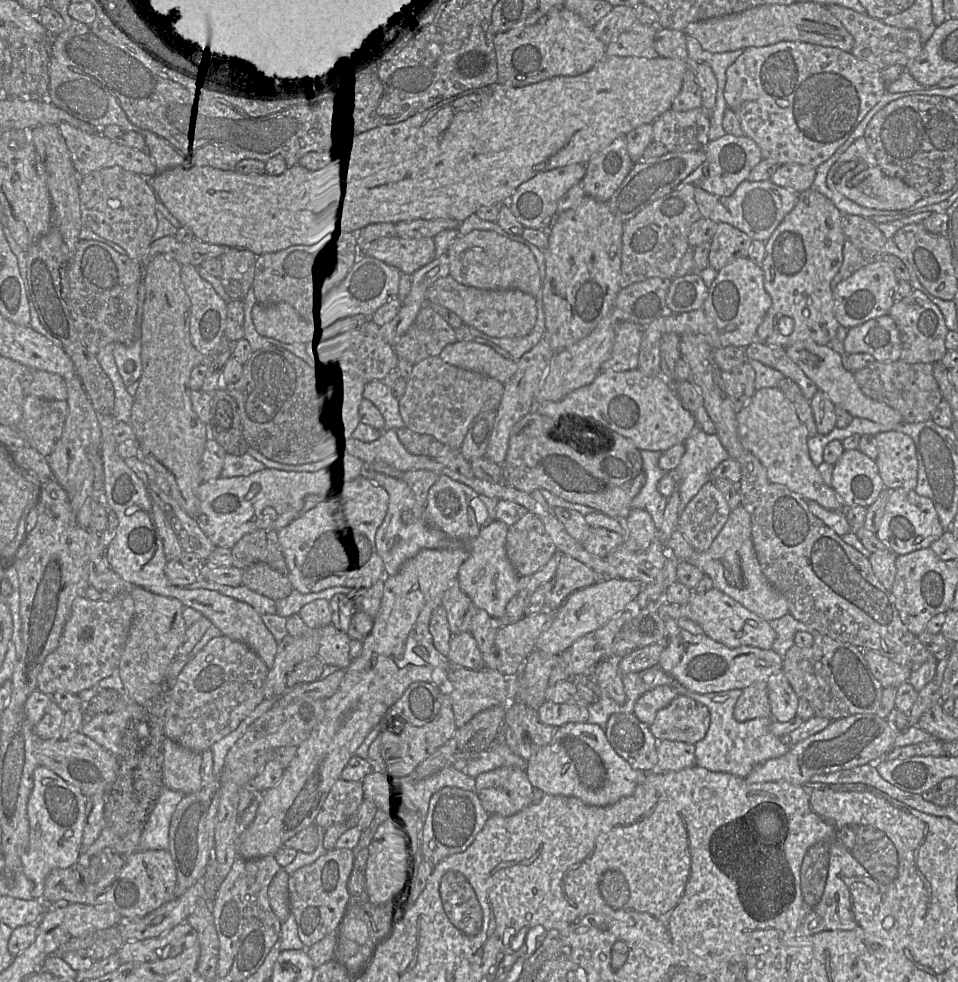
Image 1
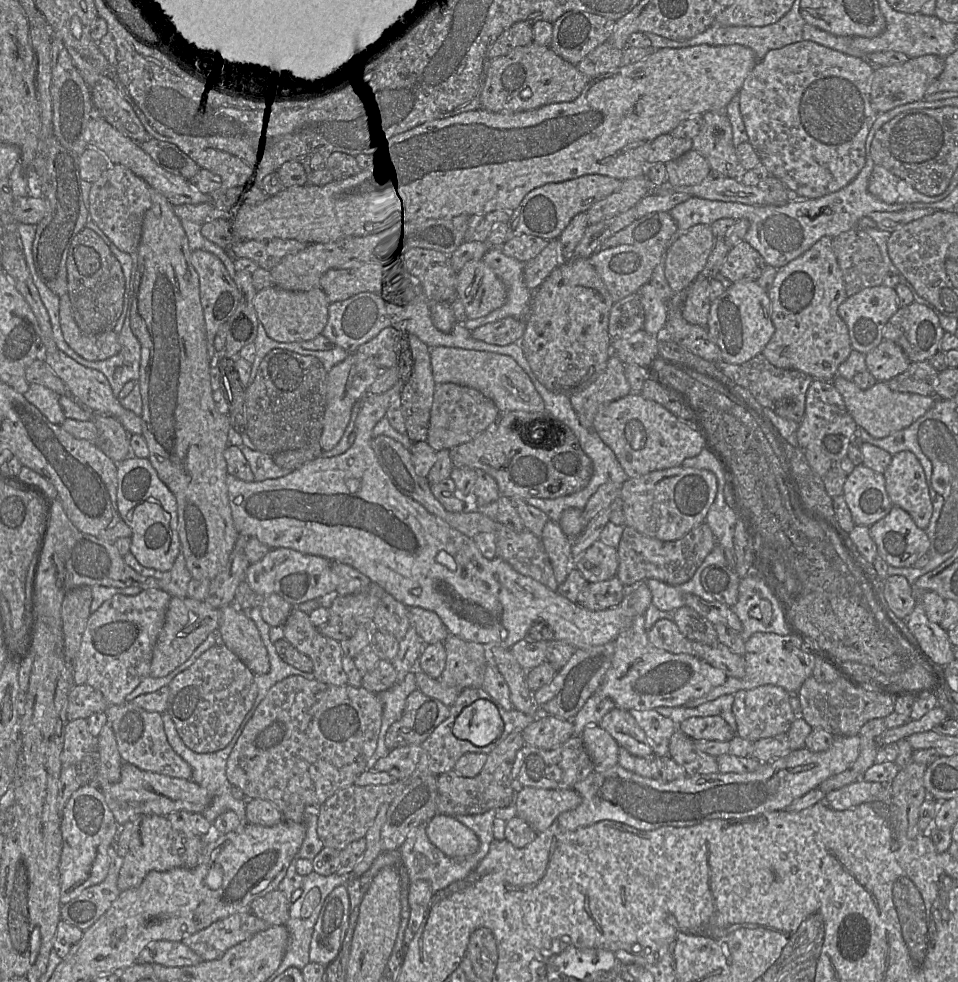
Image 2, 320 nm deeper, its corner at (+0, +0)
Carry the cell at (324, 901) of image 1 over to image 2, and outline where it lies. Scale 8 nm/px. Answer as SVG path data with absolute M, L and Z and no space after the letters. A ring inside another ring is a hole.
M339 885L327 896L319 912L310 943L310 962L327 966L335 960L348 928L349 915L349 894L345 885Z

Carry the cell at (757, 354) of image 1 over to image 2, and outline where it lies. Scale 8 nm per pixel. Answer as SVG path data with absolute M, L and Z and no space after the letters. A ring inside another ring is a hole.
M760 353L742 364L749 380L749 391L763 408L769 408L777 415L800 423L805 412L806 394L812 381L812 376L795 369L783 369L773 366Z

